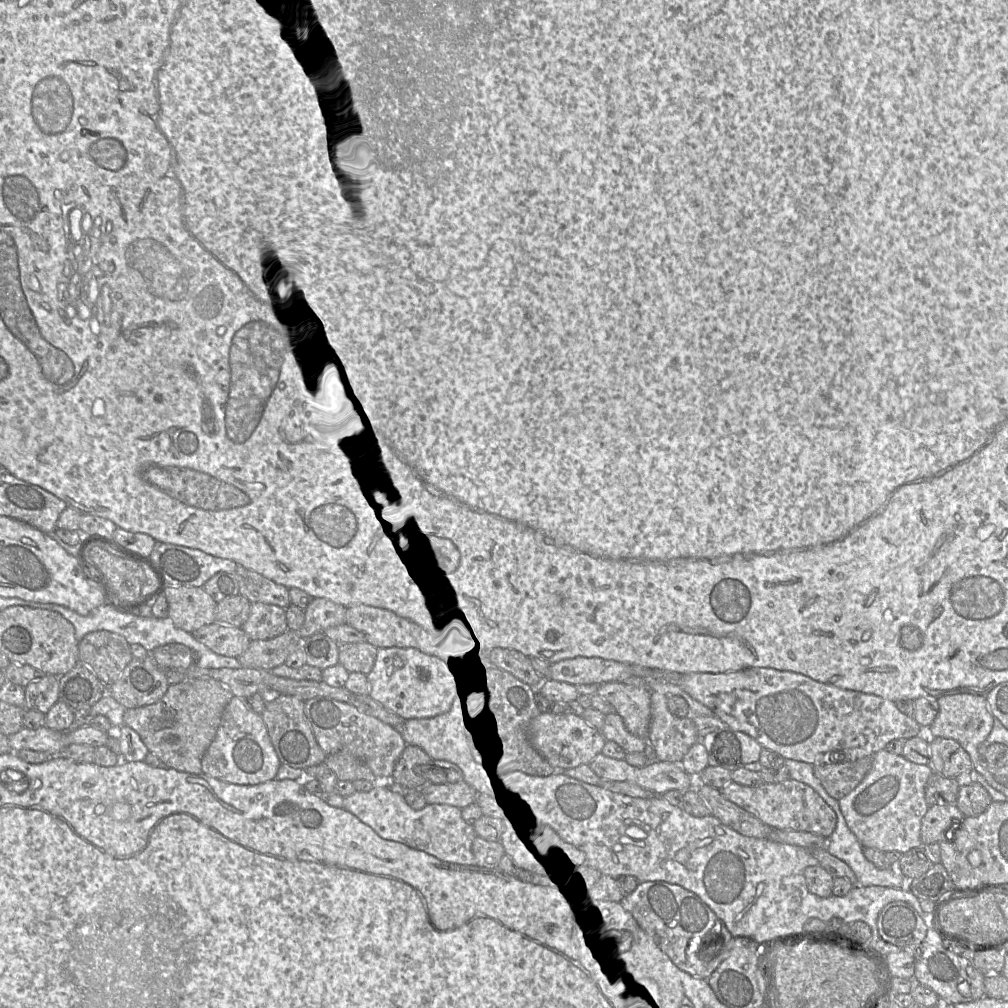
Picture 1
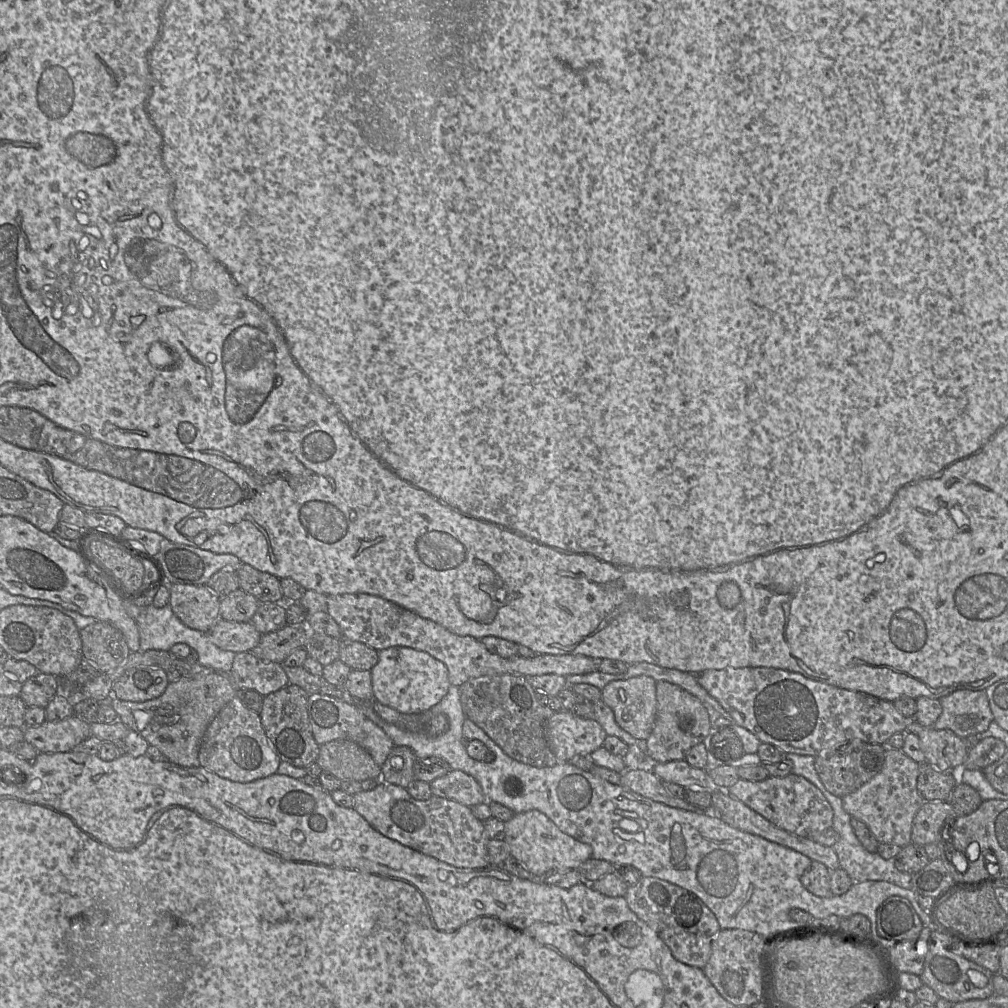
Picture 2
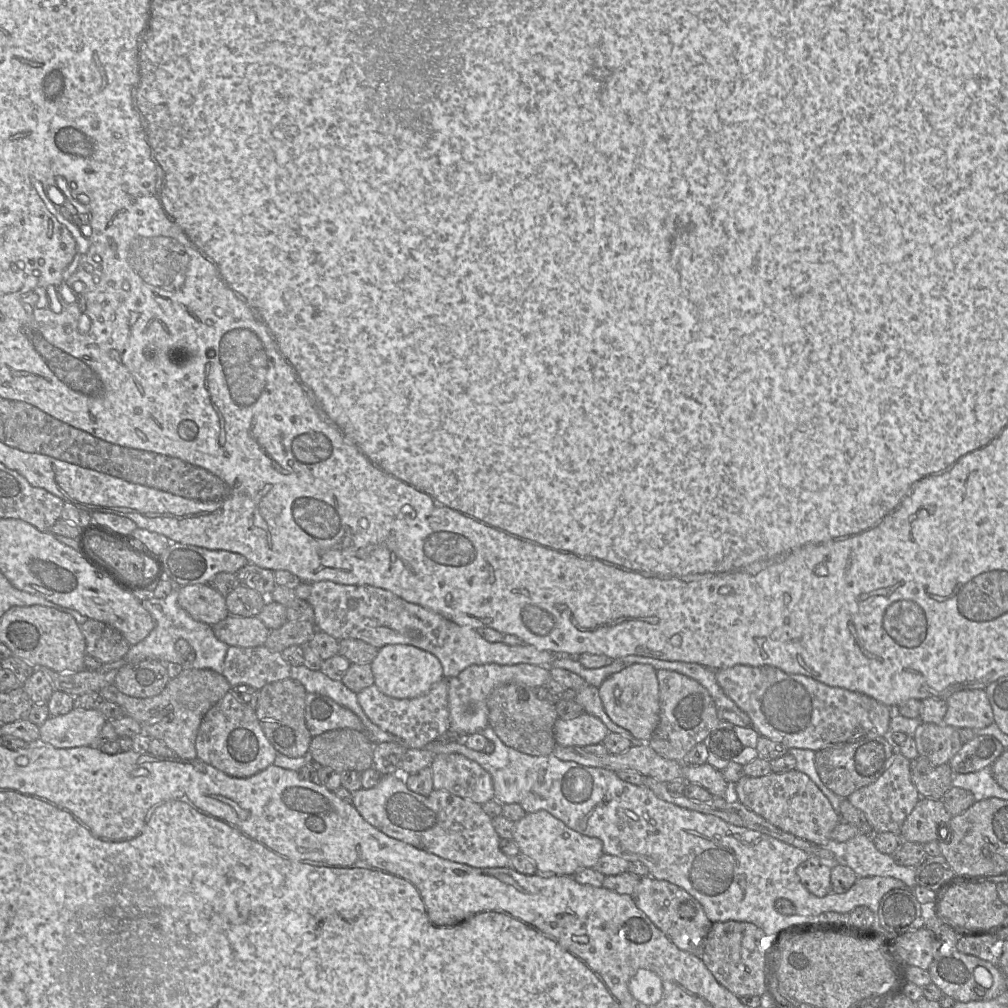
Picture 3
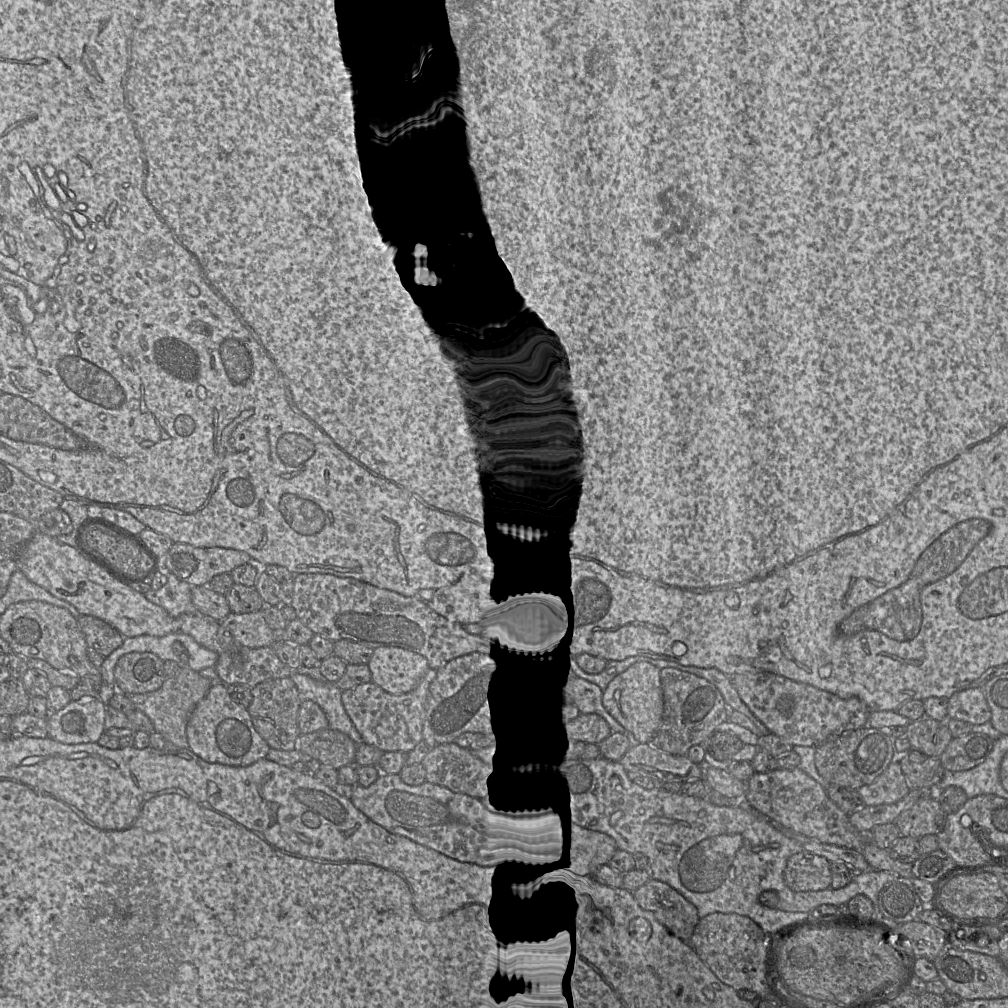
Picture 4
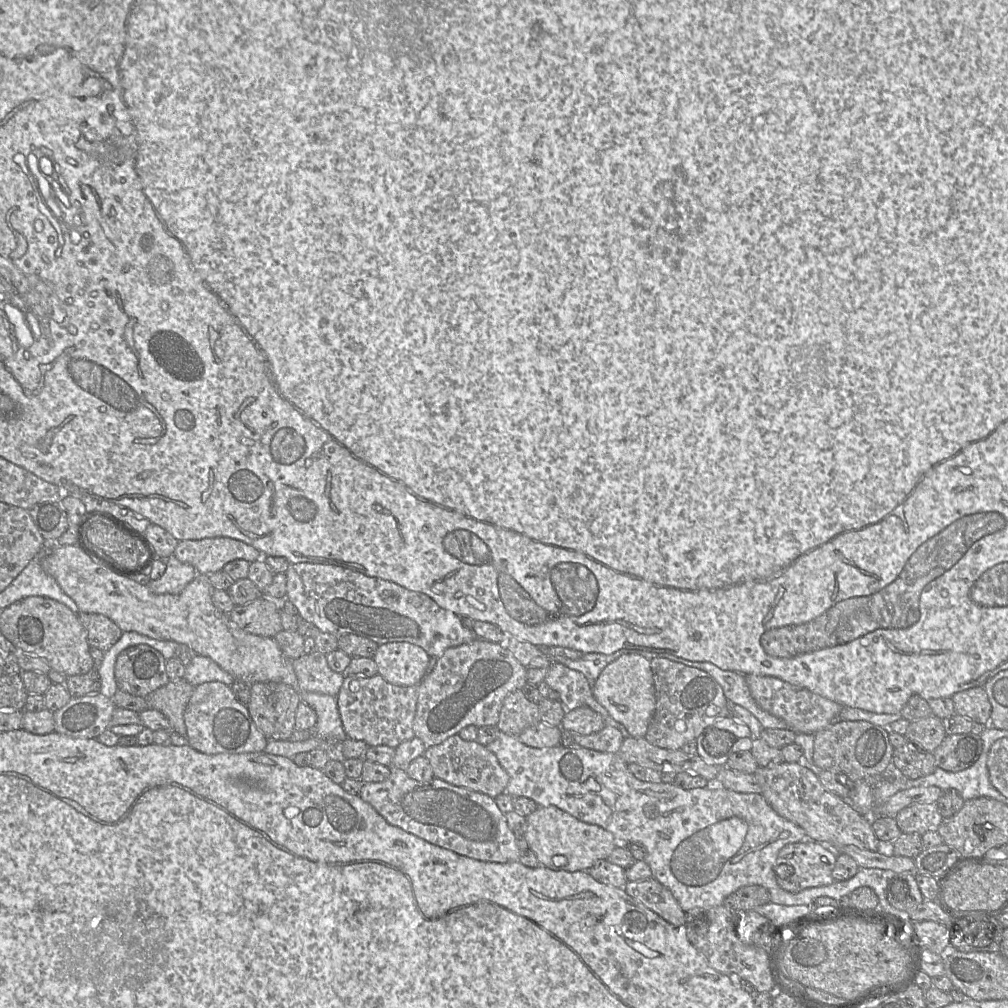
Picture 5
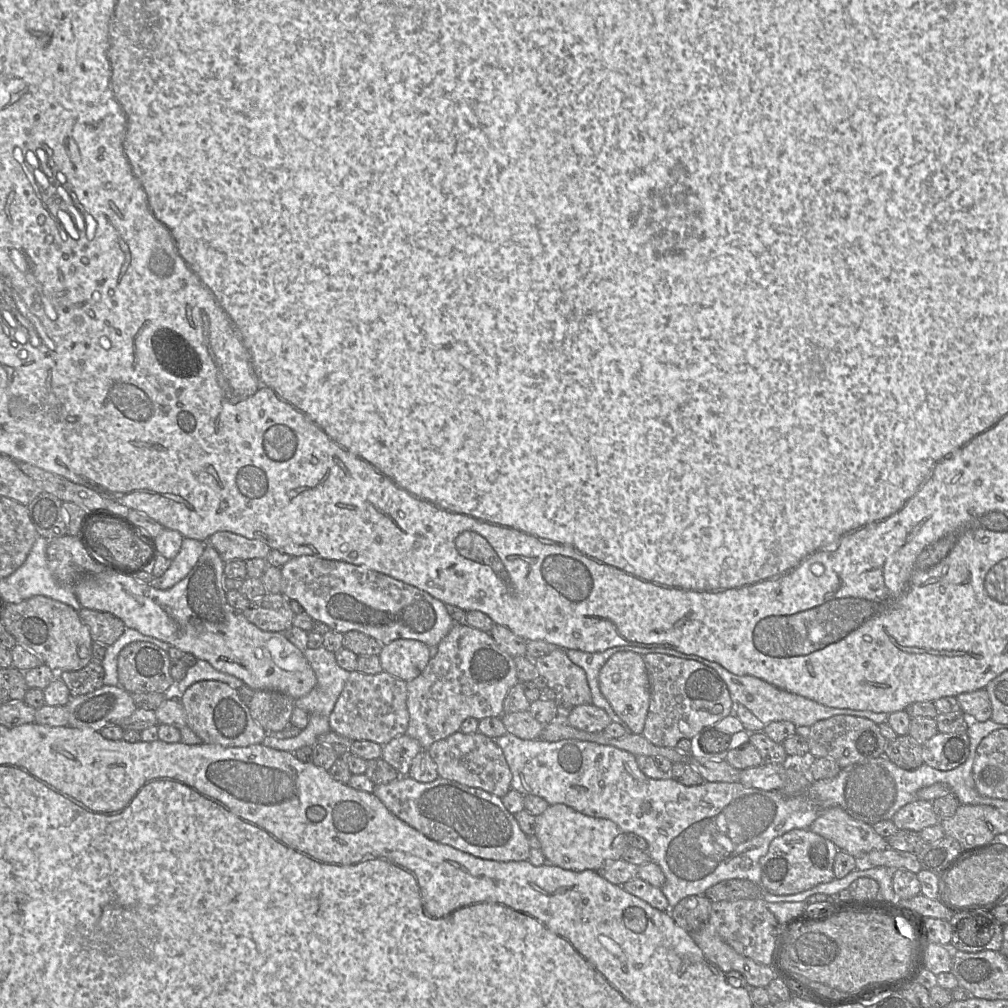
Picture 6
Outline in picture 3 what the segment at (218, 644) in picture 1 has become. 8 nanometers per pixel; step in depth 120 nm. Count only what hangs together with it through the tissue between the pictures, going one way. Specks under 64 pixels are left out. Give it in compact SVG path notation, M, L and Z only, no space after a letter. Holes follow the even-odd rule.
M229 614L213 627L215 636L228 646L264 646L270 630L257 616L241 617Z

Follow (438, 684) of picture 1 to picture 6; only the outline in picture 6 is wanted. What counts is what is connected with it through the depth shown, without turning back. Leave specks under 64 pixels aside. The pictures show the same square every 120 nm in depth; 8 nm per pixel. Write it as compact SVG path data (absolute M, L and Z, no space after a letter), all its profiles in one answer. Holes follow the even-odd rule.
M401 638L385 644L378 656L384 672L409 682L427 666L430 650L419 640Z

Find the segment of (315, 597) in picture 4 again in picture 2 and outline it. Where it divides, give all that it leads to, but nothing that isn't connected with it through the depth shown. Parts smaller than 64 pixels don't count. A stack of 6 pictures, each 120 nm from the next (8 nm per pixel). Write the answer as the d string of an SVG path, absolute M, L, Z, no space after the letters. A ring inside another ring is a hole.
M367 593L328 596L327 613L339 625L342 639L362 642L377 651L392 646L404 646L427 652L445 664L448 669L449 682L455 686L461 686L472 678L492 674L522 676L556 674L567 677L598 670L598 660L584 655L540 654L531 658L520 655L503 658L491 653L480 639L457 635L442 625L423 618L396 603Z

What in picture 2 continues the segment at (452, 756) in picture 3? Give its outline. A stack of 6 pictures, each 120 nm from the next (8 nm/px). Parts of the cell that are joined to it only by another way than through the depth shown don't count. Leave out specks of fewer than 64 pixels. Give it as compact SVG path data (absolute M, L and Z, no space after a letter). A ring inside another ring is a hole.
M451 769L430 782L434 796L458 802L467 807L486 802L486 796L475 778L461 770Z

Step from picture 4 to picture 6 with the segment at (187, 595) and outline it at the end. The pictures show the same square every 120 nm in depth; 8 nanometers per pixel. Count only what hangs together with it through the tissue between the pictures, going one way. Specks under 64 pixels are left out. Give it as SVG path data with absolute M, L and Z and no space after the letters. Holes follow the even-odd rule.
M184 537L177 556L171 561L170 567L159 577L149 583L154 588L166 590L184 579L198 562L205 549L205 542Z

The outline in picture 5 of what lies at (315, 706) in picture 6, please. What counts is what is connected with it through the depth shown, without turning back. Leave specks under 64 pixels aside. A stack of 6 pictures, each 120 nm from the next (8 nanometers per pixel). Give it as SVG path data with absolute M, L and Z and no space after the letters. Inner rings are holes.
M320 651L303 654L293 660L299 692L326 694L336 697L344 680L344 674L333 671L326 655Z

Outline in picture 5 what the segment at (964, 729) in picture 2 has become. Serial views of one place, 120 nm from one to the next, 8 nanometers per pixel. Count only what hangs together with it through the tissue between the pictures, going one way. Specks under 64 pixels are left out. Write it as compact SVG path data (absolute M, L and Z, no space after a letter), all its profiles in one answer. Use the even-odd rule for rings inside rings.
M983 686L971 687L952 695L955 713L976 724L989 724L991 703Z

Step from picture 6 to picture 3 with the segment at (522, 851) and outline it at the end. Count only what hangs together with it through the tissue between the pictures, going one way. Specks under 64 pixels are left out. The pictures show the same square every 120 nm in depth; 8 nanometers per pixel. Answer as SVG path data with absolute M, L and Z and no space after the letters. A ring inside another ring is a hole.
M392 774L382 776L373 788L355 791L352 804L369 824L386 835L443 859L479 868L511 867L510 857L500 849L501 838L494 829L493 819L485 813L480 804L470 799L435 789L429 795L423 796L407 787L405 776Z

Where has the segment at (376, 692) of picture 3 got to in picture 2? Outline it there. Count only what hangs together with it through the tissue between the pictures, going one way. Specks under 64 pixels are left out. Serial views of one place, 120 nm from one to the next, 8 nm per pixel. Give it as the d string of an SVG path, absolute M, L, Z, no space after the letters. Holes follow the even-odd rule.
M372 700L371 705L384 721L407 731L435 738L443 735L449 728L449 720L442 712L433 712L429 709L420 714L404 714L376 700Z

